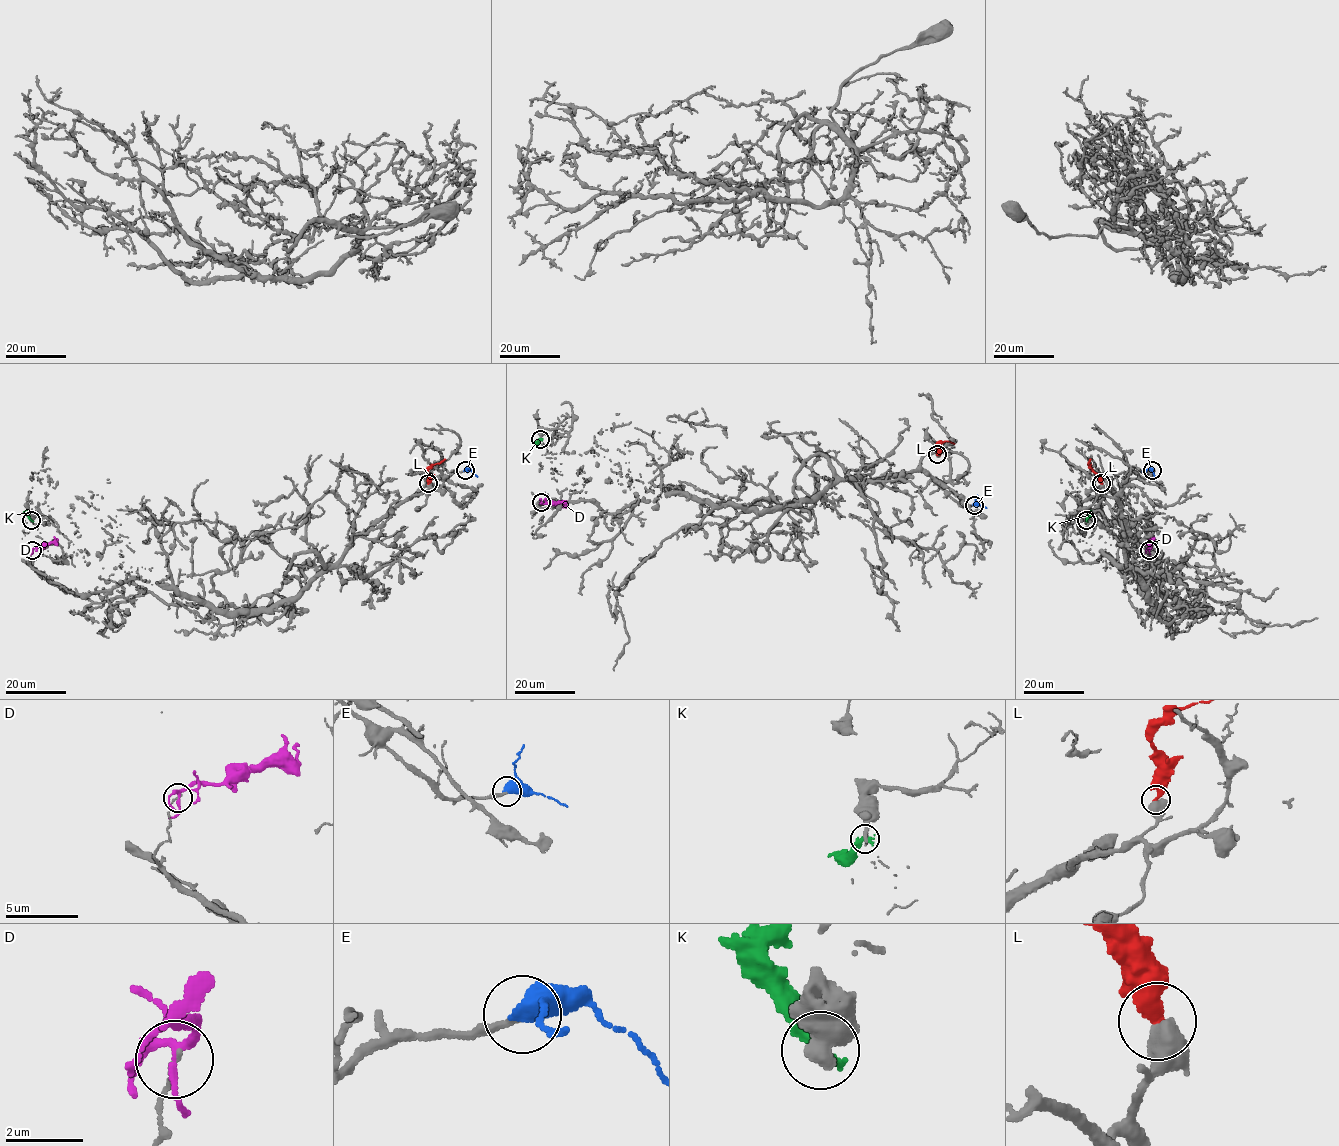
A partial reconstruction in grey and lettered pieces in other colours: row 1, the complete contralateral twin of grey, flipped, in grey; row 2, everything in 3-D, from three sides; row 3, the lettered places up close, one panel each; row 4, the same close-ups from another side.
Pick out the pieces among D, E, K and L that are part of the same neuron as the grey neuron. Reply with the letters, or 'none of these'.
E

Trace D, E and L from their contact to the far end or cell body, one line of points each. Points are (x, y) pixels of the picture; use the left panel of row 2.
D: (32, 550), (55, 543), (56, 539)
E: (465, 470), (470, 470), (477, 476)
L: (428, 483), (428, 470), (445, 459)

